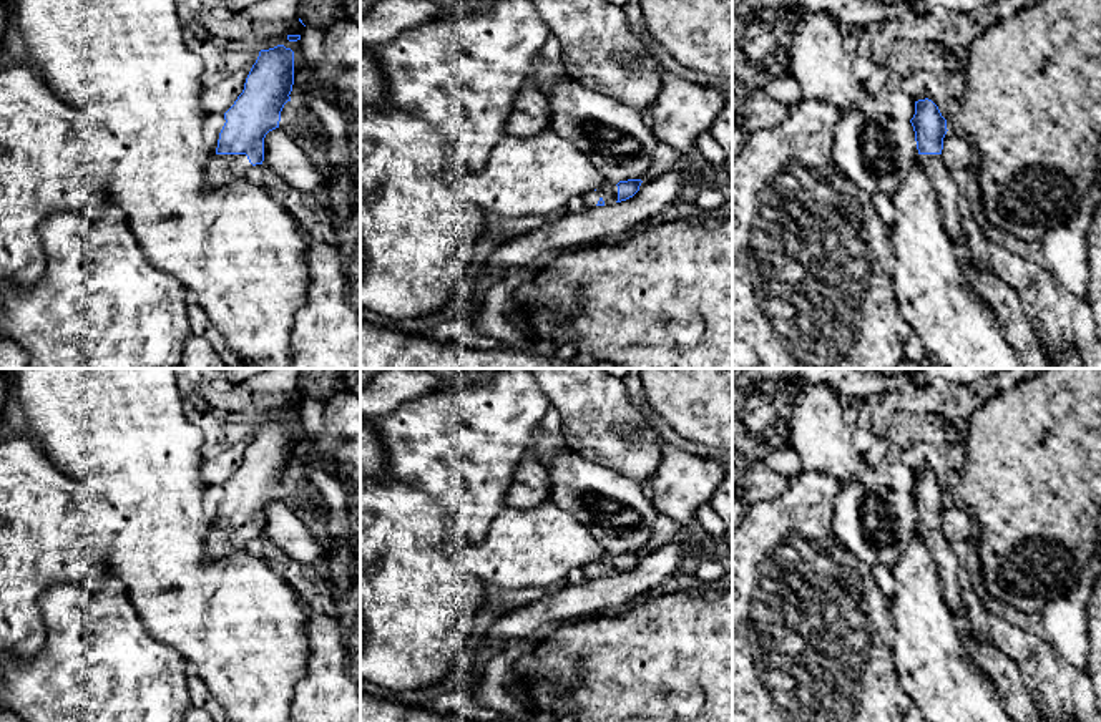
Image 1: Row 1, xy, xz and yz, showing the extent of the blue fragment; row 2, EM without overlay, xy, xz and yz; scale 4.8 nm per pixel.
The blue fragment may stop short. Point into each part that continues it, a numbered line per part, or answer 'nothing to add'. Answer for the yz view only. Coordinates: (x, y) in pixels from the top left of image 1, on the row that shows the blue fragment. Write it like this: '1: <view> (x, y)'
1: yz (1002, 299)

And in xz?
1: xz (608, 191)

